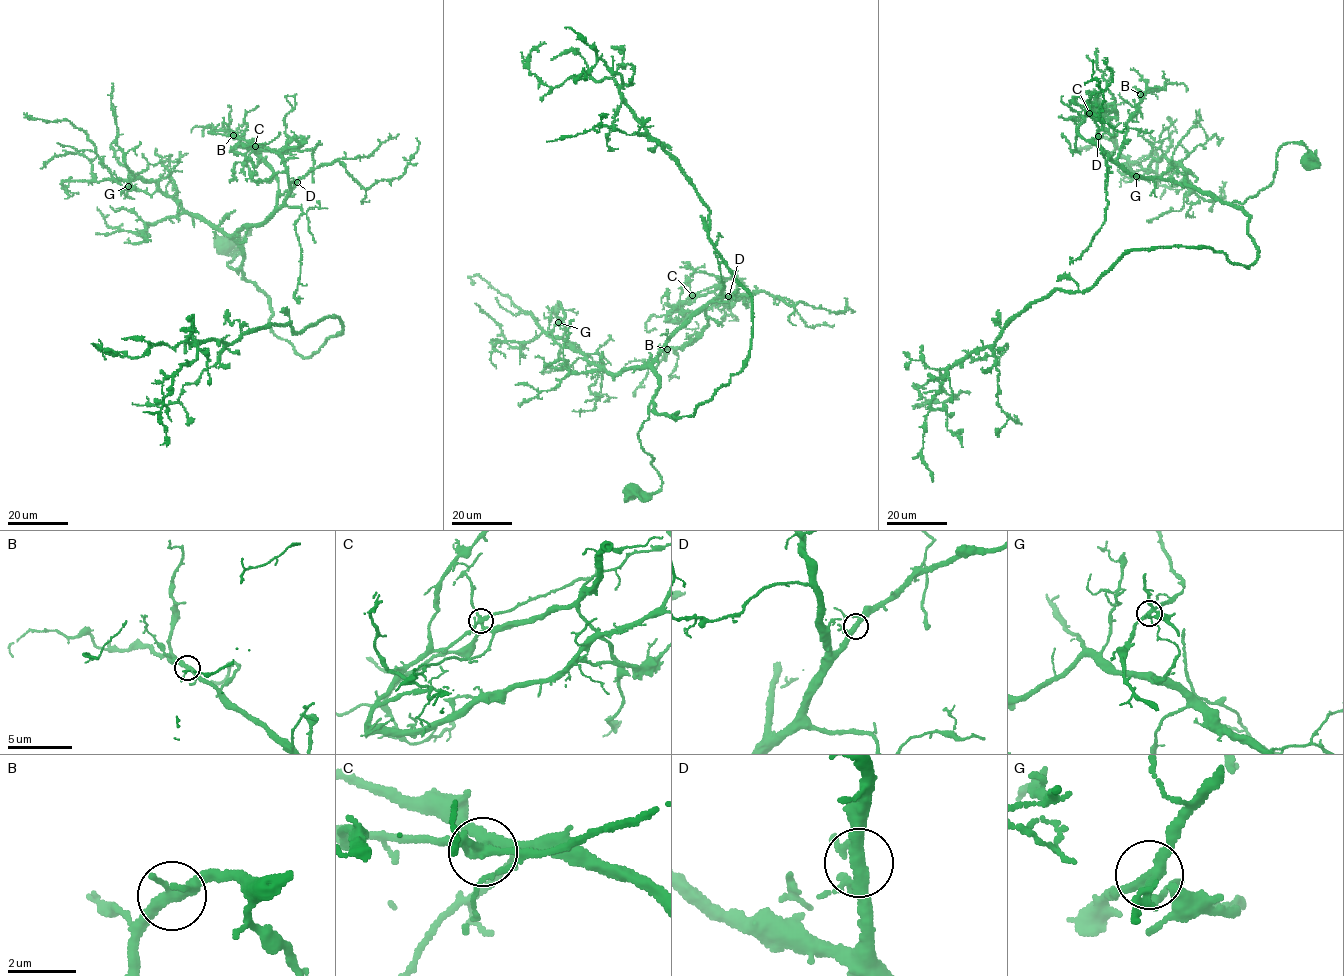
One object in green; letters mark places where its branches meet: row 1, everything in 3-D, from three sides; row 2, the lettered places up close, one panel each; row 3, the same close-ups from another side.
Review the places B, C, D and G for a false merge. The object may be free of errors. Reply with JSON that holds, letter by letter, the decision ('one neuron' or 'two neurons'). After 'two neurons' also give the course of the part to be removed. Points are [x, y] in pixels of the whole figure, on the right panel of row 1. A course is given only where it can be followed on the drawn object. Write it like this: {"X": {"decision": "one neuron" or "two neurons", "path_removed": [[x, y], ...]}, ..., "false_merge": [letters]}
{"B": {"decision": "one neuron"}, "C": {"decision": "two neurons", "path_removed": [[1089, 113], [1112, 117], [1114, 109], [1093, 110], [1086, 107], [1086, 102], [1097, 104], [1101, 109], [1101, 130]]}, "D": {"decision": "one neuron"}, "G": {"decision": "one neuron"}, "false_merge": ["C"]}

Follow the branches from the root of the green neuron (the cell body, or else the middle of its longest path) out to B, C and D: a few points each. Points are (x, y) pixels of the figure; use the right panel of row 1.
B: (1307, 160), (1302, 142), (1283, 143), (1272, 181), (1242, 203), (1129, 174), (1116, 158), (1140, 94)
C: (1307, 160), (1302, 142), (1283, 143), (1269, 186), (1242, 203), (1223, 202), (1123, 170), (1079, 134), (1089, 113)
D: (1307, 160), (1302, 142), (1283, 143), (1269, 186), (1242, 203), (1223, 202), (1184, 184), (1128, 173), (1098, 136)

